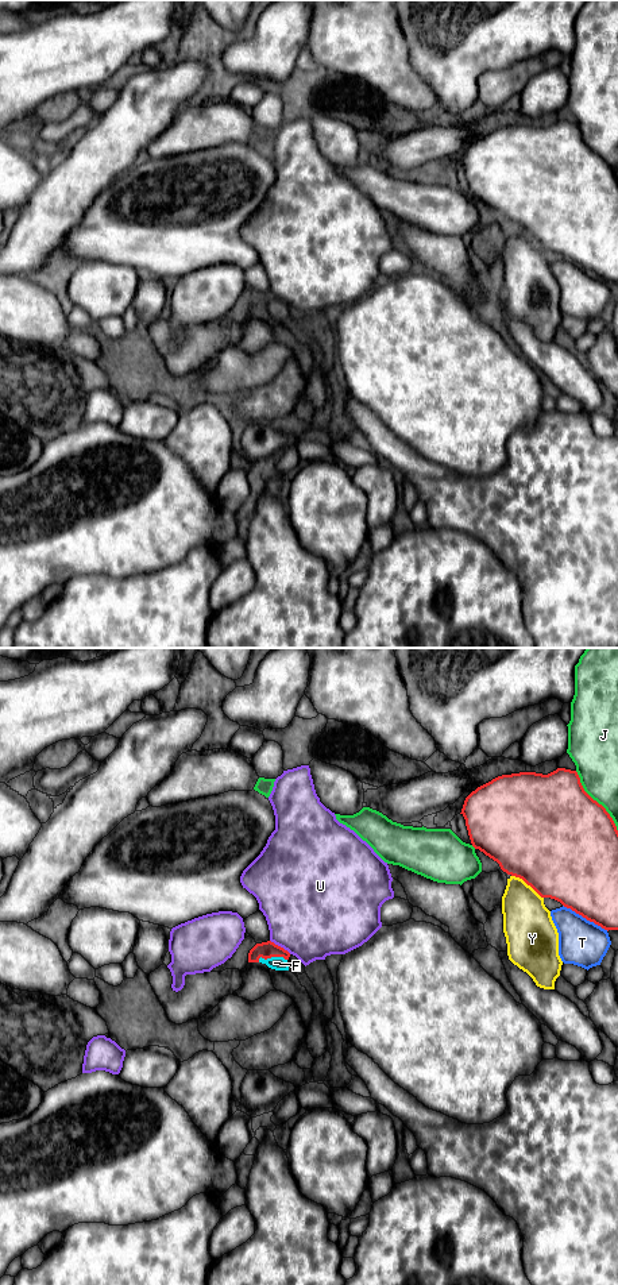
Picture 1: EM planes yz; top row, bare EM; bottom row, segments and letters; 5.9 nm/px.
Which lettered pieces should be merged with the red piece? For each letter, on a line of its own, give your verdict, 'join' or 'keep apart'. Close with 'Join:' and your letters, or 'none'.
F: join
J: keep apart
T: keep apart
U: keep apart
Y: keep apart
Join: F

